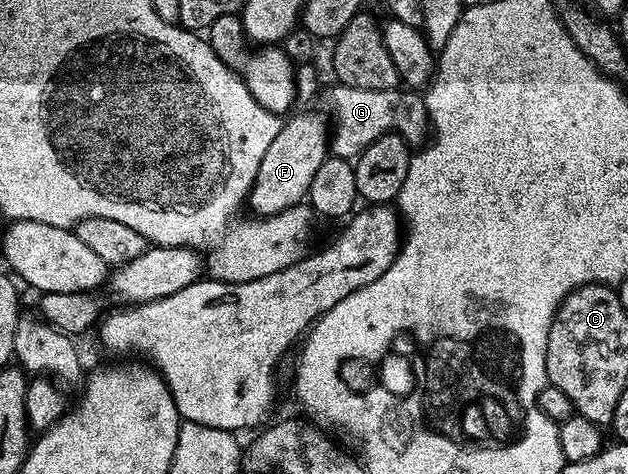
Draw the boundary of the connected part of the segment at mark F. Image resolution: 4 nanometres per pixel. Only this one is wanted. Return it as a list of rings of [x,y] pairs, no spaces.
[[[317,113],[294,115],[284,120],[281,132],[273,137],[248,195],[248,208],[251,207],[254,210],[252,212],[260,218],[279,215],[287,208],[298,206],[308,196],[317,169],[329,157],[328,120],[326,123],[324,117]]]

